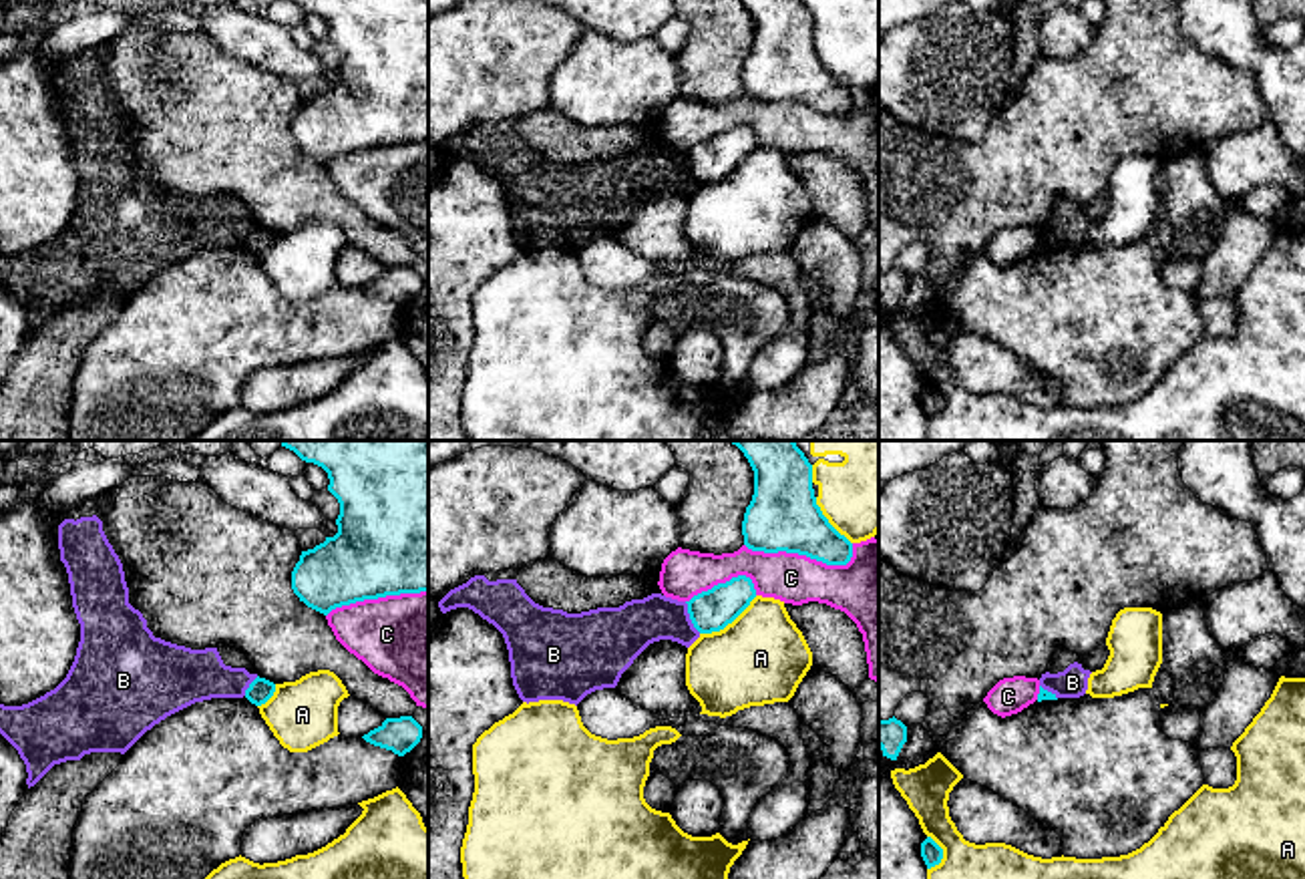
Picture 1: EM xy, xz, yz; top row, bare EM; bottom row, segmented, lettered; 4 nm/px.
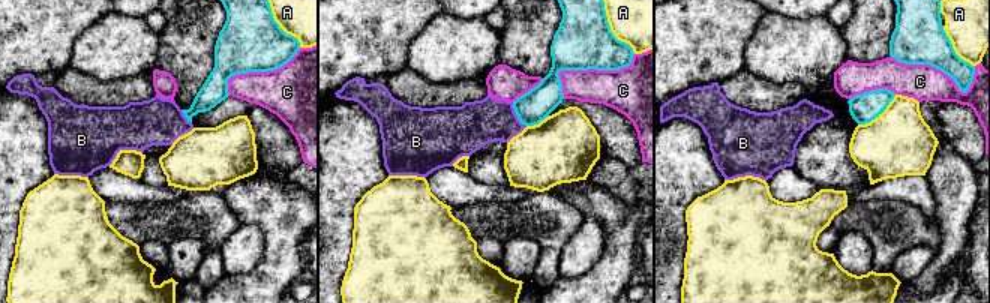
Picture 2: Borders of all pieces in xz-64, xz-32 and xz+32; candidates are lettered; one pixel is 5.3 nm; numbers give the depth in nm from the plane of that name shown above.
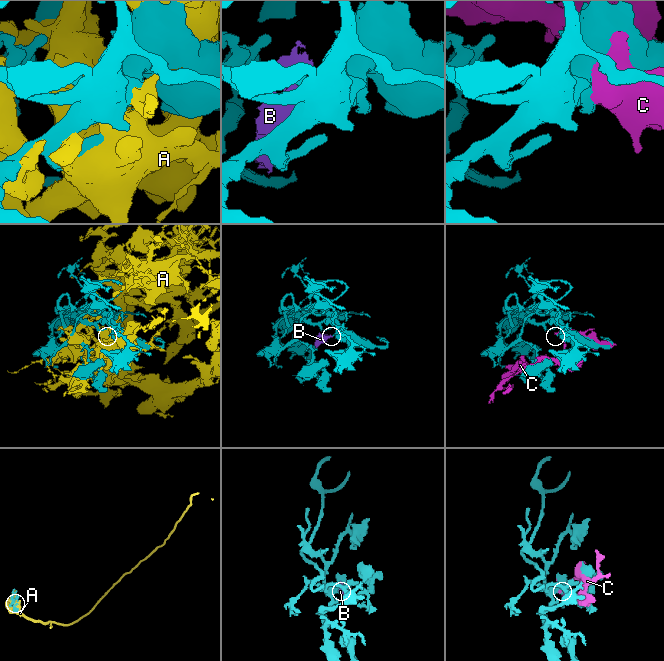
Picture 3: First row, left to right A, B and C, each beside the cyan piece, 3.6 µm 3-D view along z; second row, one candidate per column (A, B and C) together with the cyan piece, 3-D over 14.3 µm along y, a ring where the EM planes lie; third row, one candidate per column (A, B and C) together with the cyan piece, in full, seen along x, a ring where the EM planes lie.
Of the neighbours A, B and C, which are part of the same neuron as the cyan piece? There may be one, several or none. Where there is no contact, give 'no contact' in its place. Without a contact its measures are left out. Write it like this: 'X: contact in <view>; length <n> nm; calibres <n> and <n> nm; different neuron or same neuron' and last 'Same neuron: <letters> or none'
A: contact in xz; length 280 nm; calibres 170 and 360 nm; different neuron
B: contact in xz; length 140 nm; calibres 170 and 200 nm; different neuron
C: contact in xz; length 440 nm; calibres 280 and 200 nm; different neuron
Same neuron: none

